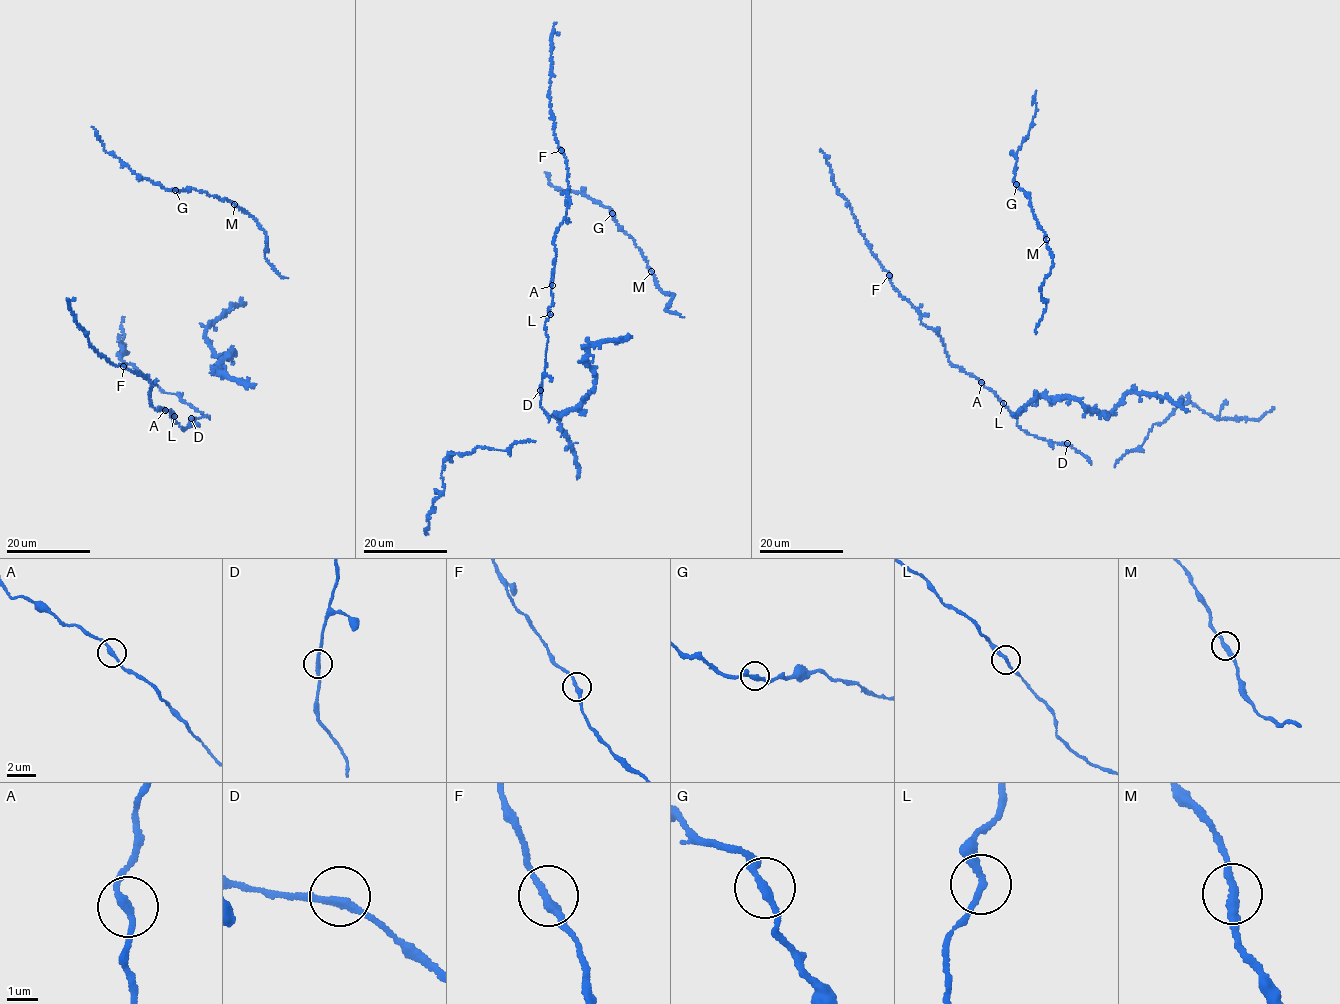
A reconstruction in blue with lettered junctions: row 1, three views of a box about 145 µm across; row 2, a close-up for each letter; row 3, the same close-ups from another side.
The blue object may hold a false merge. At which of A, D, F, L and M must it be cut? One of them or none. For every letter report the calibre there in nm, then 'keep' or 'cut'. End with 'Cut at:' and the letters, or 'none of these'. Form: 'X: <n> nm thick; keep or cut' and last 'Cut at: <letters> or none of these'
A: 240 nm thick; keep
D: 240 nm thick; keep
F: 240 nm thick; keep
L: 240 nm thick; keep
M: 240 nm thick; keep
Cut at: none of these

